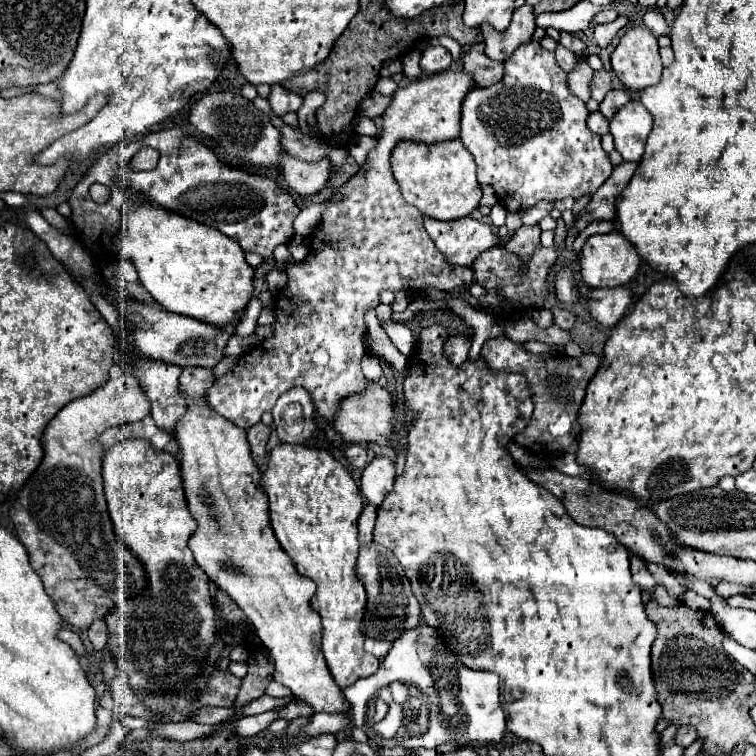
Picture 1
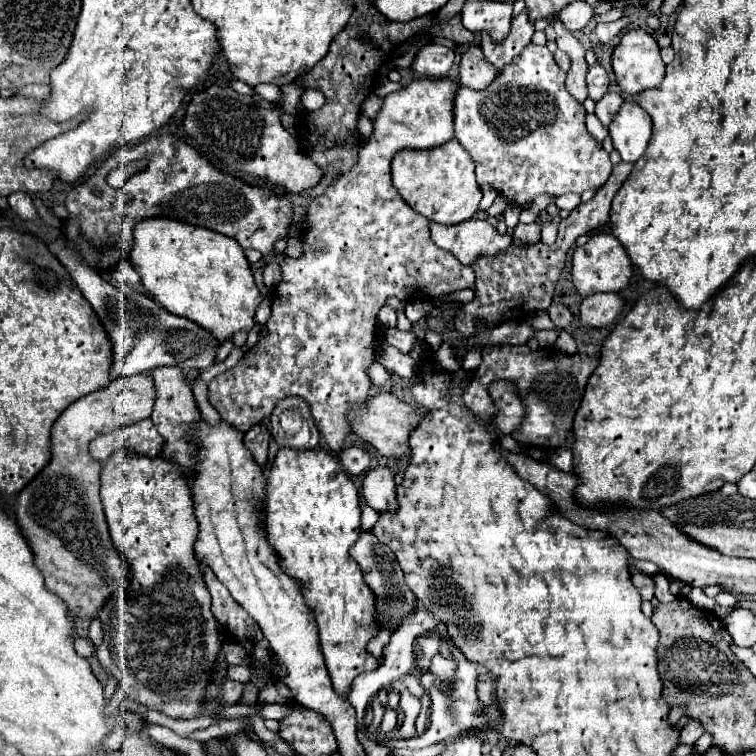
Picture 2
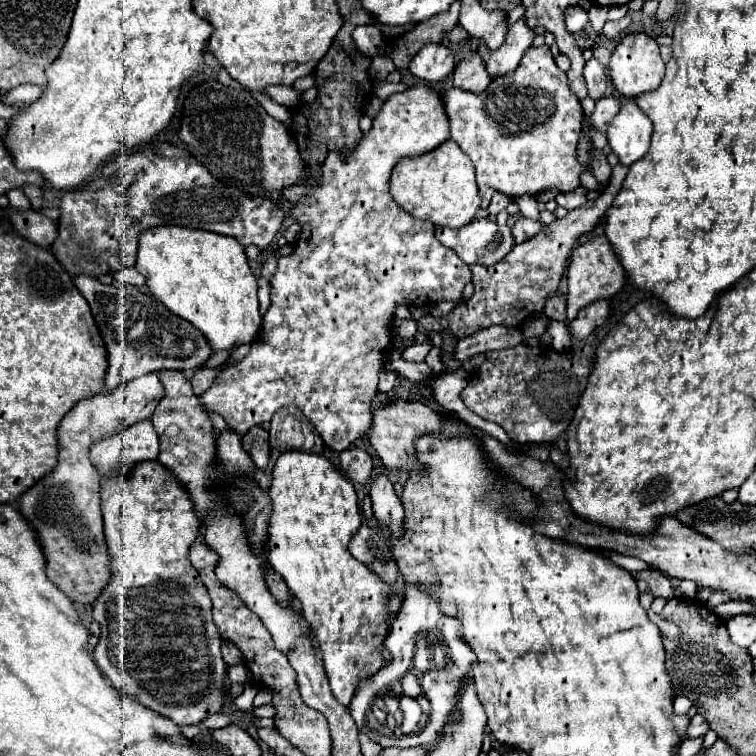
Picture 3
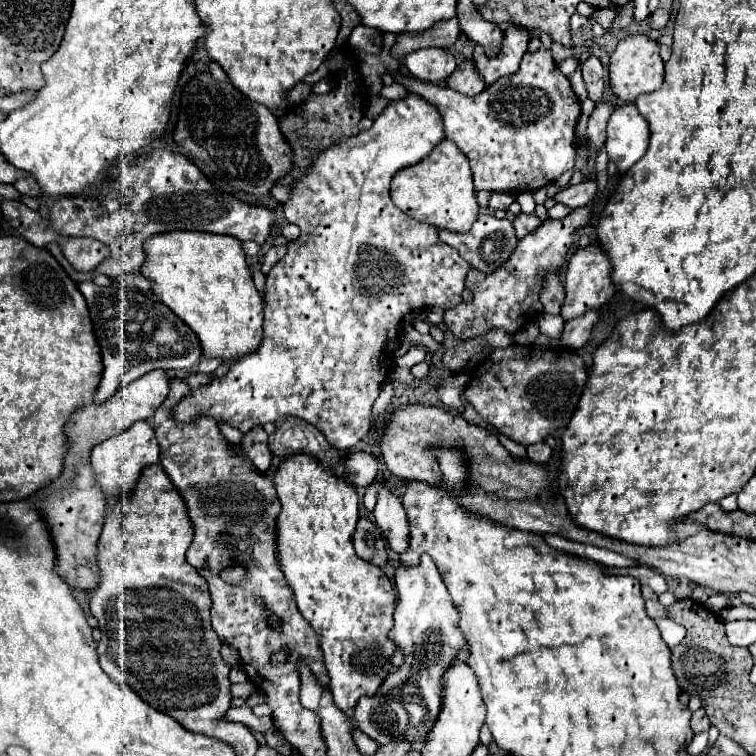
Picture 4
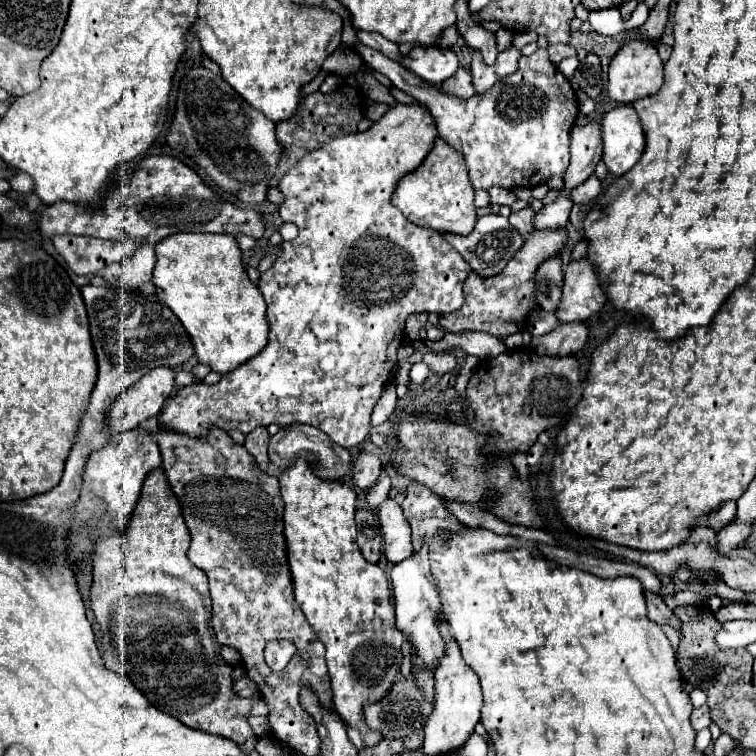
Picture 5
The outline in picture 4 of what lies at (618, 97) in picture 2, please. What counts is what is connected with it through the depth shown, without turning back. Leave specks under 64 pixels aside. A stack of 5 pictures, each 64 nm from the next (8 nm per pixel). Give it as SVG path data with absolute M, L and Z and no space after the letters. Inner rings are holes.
M598 102L594 112L590 114L590 120L588 120L588 142L590 142L590 154L604 146L604 140L606 140L606 124L614 112L614 104L612 102Z

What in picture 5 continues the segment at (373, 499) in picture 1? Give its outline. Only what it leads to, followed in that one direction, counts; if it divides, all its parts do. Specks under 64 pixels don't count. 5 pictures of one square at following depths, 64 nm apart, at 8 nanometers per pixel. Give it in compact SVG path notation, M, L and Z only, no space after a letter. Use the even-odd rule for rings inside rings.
M384 500L376 510L380 530L384 536L384 554L390 562L398 564L412 554L410 524L396 500Z

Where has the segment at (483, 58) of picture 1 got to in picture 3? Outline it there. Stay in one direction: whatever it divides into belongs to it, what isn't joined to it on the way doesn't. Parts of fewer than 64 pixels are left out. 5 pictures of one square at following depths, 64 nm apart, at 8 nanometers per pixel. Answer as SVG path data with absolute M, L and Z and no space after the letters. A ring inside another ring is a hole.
M468 52L454 68L452 82L454 86L468 92L484 92L488 84L492 82L492 78L488 76L488 70L484 68L484 60L480 60L480 54Z

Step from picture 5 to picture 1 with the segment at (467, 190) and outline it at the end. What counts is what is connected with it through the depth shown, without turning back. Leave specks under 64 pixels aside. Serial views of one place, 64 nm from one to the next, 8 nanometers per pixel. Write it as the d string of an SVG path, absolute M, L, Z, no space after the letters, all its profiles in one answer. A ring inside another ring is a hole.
M458 138L436 144L400 140L400 144L392 150L390 162L404 200L416 206L424 216L436 220L456 220L468 216L480 204L482 190L476 180L476 164Z

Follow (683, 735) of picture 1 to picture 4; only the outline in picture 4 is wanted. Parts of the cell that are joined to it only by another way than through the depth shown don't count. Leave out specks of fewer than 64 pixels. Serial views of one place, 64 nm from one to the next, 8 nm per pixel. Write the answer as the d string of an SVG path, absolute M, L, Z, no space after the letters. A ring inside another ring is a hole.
M702 708L696 710L696 712L692 714L692 730L694 730L694 734L708 732L708 728L710 728L710 720L708 720L706 712L704 712Z

